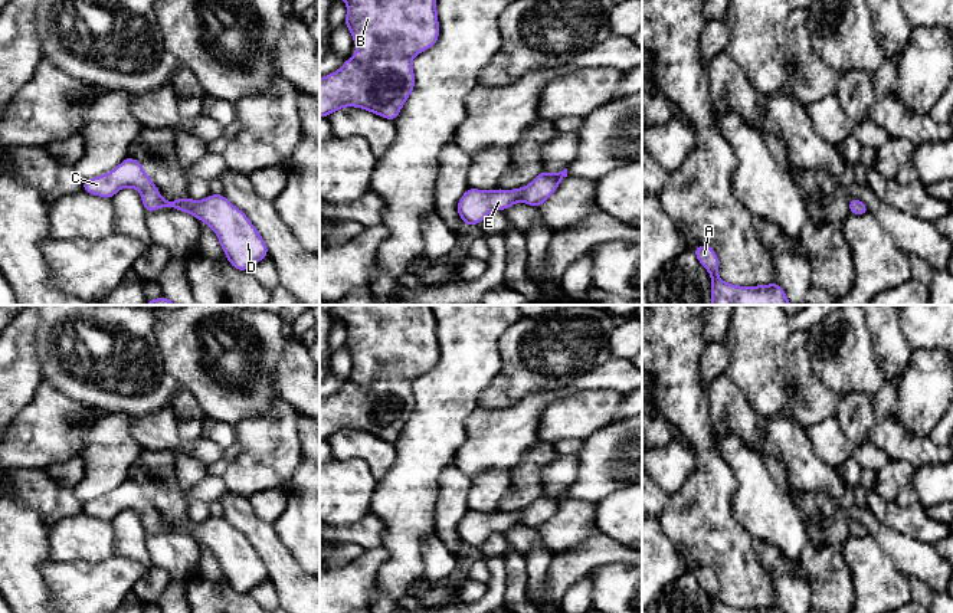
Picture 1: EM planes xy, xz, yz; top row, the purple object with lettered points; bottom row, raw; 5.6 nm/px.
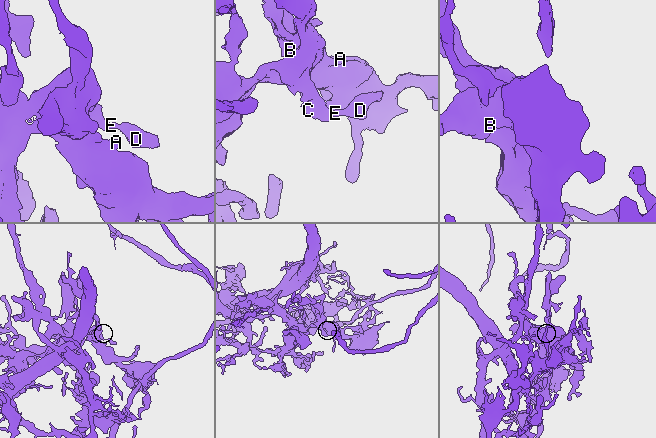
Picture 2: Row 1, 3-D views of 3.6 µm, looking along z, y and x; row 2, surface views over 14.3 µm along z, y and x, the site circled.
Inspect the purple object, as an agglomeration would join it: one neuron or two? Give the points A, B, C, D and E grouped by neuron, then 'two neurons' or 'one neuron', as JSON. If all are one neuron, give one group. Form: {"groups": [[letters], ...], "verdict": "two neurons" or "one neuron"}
{"groups": [["A", "B", "C", "D", "E"]], "verdict": "one neuron"}

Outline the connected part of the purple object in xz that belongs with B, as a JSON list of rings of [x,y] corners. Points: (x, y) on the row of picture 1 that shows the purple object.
[[[344,0],[344,24],[356,42],[356,56],[334,73],[320,78],[320,117],[344,106],[363,108],[394,121],[415,88],[412,60],[436,45],[439,22],[436,0]]]

